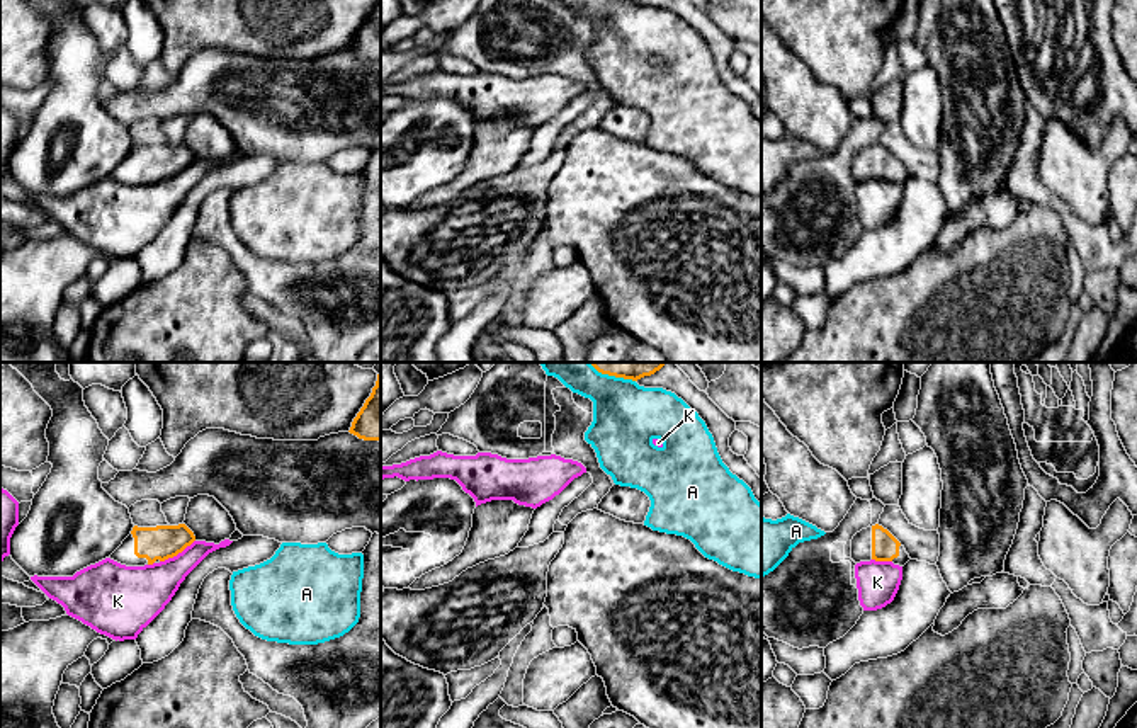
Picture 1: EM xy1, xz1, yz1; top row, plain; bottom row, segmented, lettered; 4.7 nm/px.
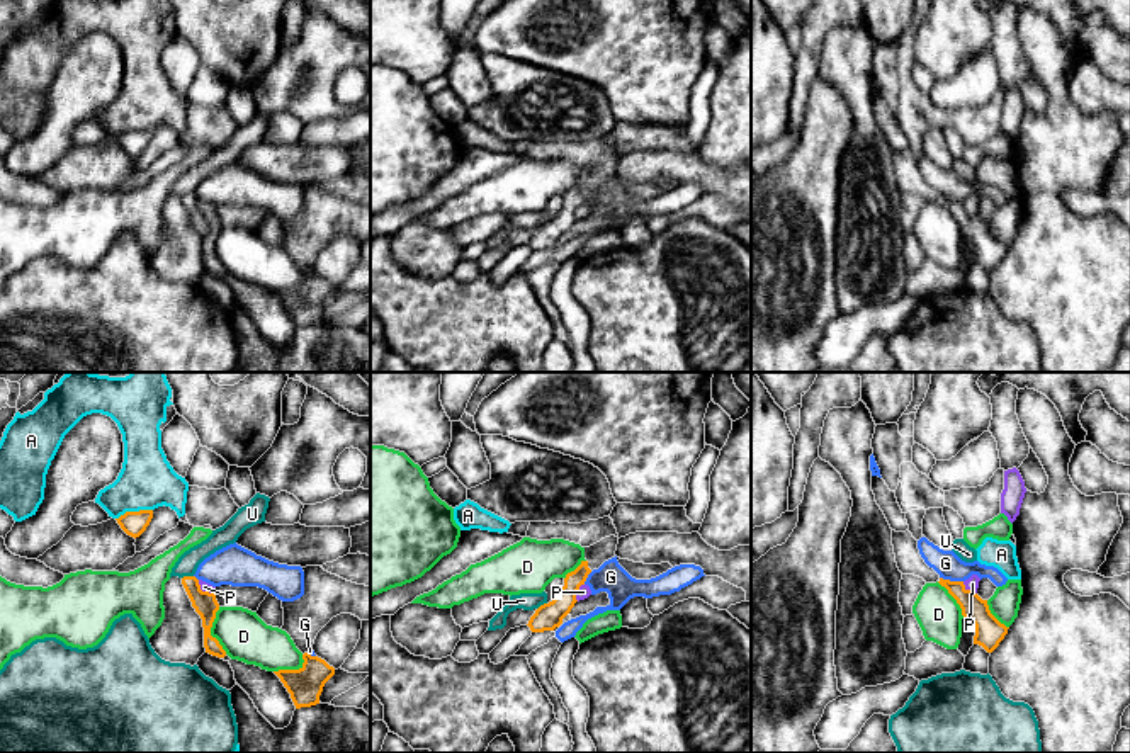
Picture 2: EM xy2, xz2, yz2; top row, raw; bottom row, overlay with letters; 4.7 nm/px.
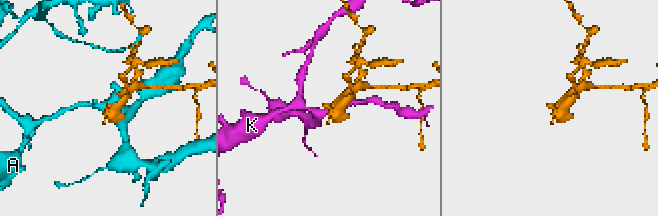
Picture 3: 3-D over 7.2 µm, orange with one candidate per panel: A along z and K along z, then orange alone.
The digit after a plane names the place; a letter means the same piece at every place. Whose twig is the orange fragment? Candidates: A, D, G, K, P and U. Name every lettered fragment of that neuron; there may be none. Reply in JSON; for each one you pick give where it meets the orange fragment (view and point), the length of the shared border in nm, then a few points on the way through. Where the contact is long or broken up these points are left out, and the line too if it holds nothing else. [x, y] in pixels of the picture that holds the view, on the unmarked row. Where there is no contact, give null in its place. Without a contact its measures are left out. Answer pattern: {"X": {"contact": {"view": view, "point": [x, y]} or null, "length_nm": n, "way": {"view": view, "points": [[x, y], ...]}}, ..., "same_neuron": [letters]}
{"same_neuron": []}

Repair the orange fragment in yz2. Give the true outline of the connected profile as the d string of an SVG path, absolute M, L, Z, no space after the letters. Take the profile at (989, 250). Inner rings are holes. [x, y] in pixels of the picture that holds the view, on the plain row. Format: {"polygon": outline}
{"polygon": "M940 197L938 202L957 219L962 228L962 235L975 245L974 263L979 263L987 272L992 272L1004 258L1009 246L1001 243L991 233L987 219L982 219L975 211L967 209L963 201Z"}

